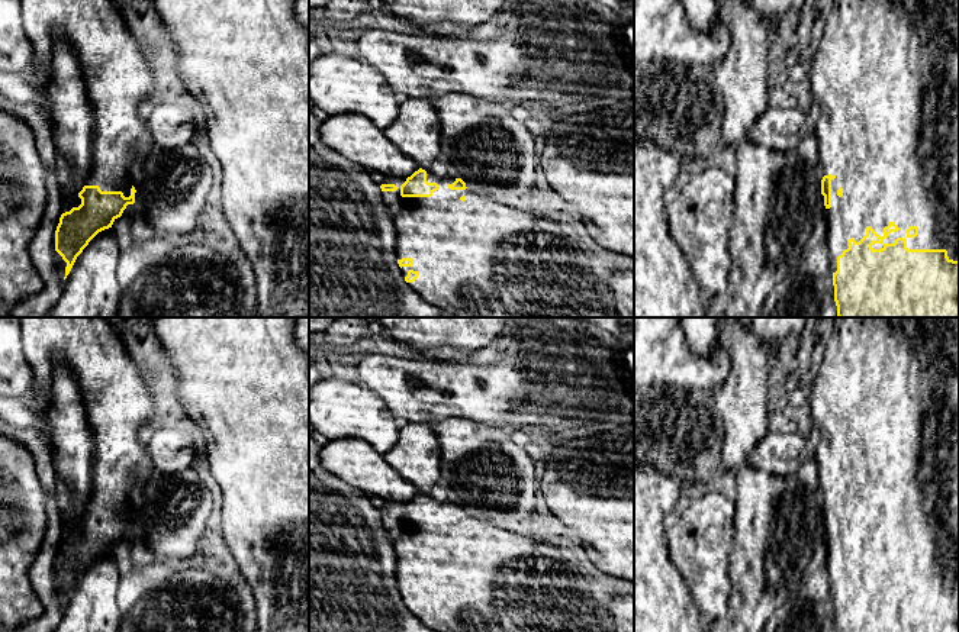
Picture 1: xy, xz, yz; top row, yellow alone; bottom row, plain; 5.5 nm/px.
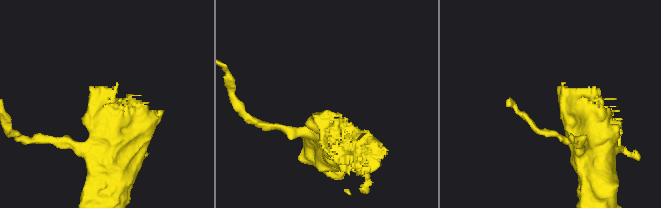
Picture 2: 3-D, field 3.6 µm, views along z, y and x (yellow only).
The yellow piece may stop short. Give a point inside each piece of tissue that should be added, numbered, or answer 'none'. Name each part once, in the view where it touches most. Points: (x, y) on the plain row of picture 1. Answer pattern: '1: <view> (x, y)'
1: yz (885, 400)

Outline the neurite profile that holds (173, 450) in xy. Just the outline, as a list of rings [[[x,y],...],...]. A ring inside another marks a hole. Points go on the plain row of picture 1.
[[[155,428],[147,445],[157,474],[167,475],[192,468],[200,439],[184,428]]]

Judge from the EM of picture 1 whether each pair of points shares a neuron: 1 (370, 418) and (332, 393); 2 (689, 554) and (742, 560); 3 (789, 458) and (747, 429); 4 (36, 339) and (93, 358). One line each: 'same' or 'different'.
1: same
2: different
3: different
4: same

